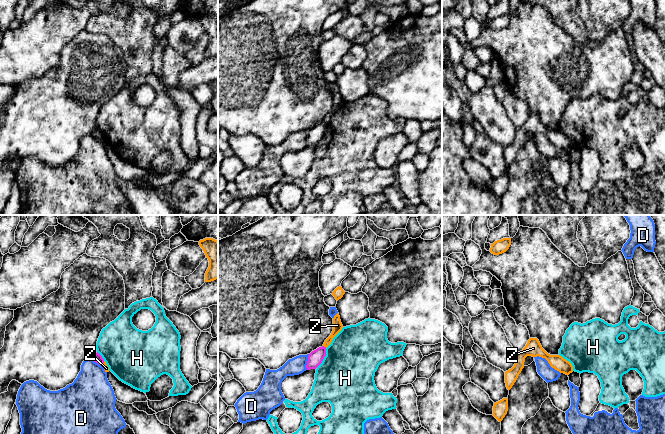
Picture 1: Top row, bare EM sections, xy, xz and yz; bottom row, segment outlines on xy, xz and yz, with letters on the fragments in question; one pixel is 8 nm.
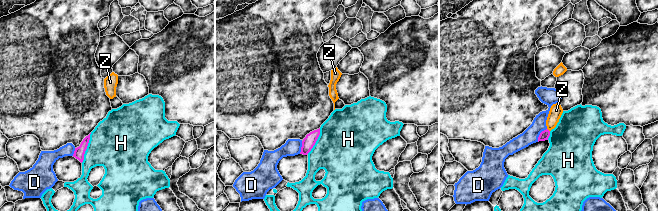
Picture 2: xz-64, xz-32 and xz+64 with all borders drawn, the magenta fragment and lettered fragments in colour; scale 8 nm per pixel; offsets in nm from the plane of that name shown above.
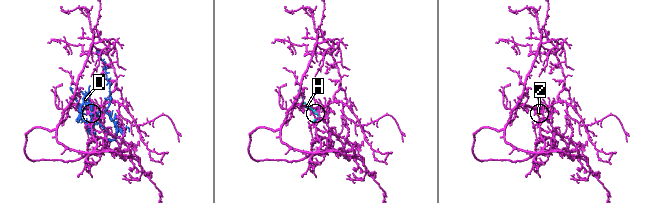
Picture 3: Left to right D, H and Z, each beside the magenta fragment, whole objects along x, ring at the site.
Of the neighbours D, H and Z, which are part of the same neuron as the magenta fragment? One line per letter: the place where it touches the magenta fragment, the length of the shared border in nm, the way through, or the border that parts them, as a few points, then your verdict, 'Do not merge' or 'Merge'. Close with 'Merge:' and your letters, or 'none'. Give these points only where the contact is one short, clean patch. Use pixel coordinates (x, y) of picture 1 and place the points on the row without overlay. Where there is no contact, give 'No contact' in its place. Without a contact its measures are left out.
D: Touches magenta at xz (307, 138). Shared border 130 nm. Do not merge
H: Touches magenta at xz (323, 134). Shared border 180 nm. Do not merge
Z: Touches magenta at xz (325, 123). Shared border 40 nm. Boundary: xz (323, 121), (326, 123). Do not merge
Merge: none

